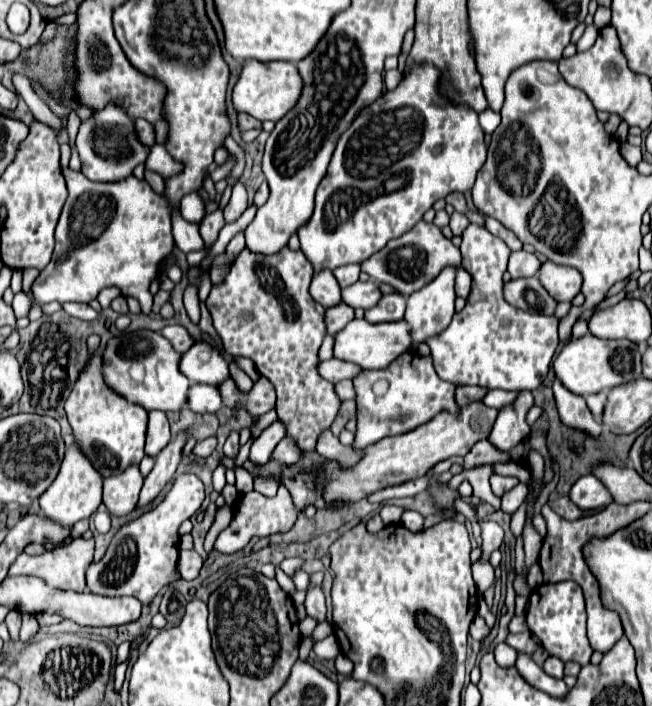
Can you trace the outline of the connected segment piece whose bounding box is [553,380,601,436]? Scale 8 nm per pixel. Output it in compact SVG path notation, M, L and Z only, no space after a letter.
M559 380L553 382L553 394L555 394L555 400L557 400L559 416L567 426L585 430L591 436L601 434L601 426L593 418L593 414L587 408L587 402L585 402L583 396L571 394L571 390L563 388L563 384L559 384Z

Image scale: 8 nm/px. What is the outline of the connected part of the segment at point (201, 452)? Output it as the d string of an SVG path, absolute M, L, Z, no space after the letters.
M211 436L211 438L205 438L203 442L195 444L193 452L195 452L197 456L209 456L209 454L215 450L215 446L217 446L217 438L215 438L215 436Z

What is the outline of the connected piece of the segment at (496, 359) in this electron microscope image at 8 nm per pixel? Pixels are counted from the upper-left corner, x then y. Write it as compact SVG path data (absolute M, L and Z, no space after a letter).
M469 224L463 230L463 242L461 242L461 266L471 274L473 278L473 286L471 286L471 294L467 298L467 306L453 316L451 324L447 326L447 330L443 330L439 336L433 336L427 340L429 348L431 348L431 356L433 356L433 364L437 374L451 382L451 384L469 384L469 386L487 386L487 388L501 388L501 390L535 390L543 384L555 348L559 344L557 338L557 318L555 316L541 316L541 314L529 314L523 312L511 304L507 304L507 300L503 300L503 274L507 272L507 260L511 250L507 248L507 244L499 238L495 238L489 230L485 230L479 224Z

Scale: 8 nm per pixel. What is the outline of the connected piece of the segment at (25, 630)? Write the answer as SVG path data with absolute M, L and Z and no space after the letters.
M31 618L23 620L23 628L21 628L21 638L23 638L23 642L29 642L29 640L37 634L37 630L39 630L37 620L31 620Z

